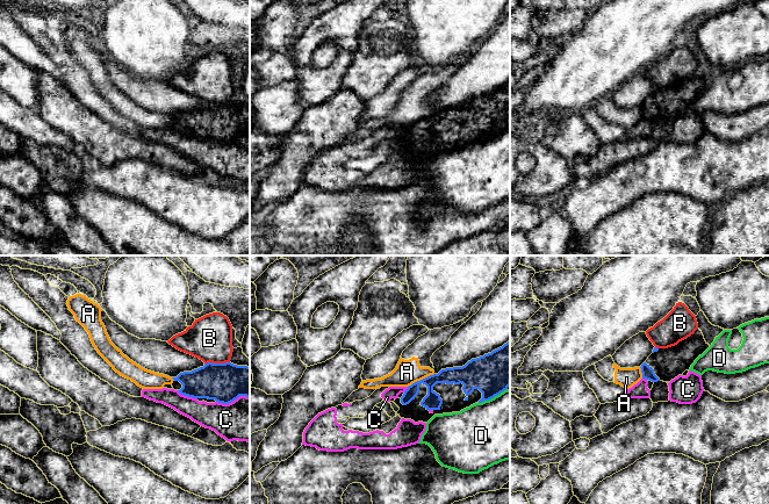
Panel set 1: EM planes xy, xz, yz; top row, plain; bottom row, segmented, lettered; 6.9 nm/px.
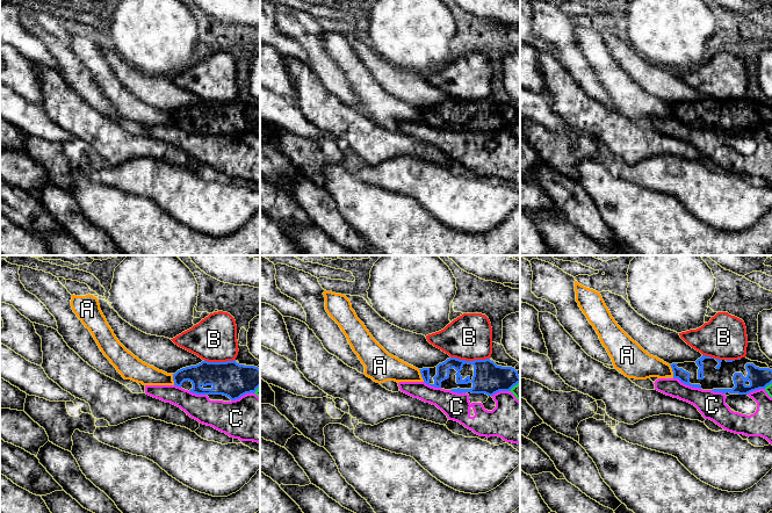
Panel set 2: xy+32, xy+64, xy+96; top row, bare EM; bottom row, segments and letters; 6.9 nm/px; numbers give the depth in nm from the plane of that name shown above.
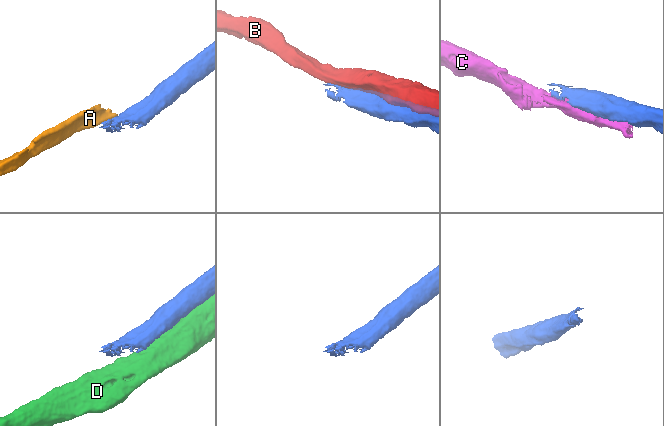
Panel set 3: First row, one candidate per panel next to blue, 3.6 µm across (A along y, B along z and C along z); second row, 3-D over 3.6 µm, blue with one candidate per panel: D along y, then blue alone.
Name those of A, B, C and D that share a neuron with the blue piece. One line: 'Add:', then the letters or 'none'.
Add: none

